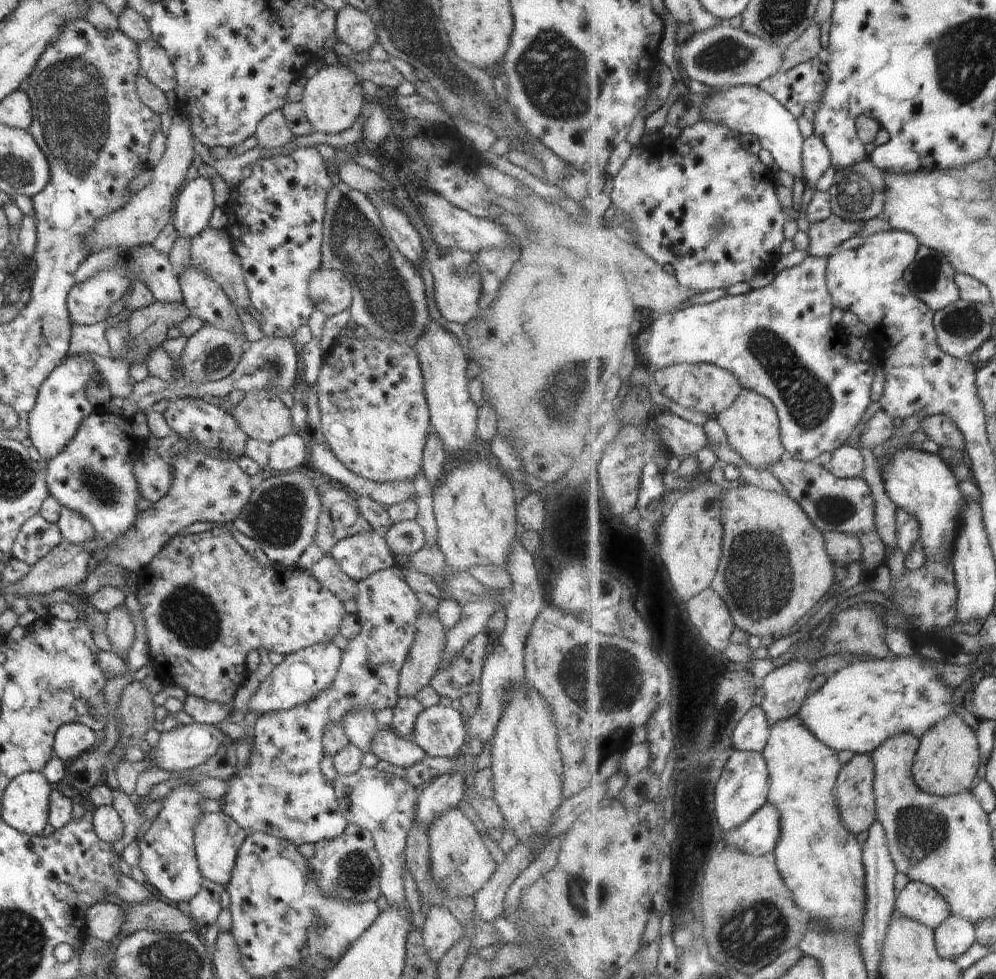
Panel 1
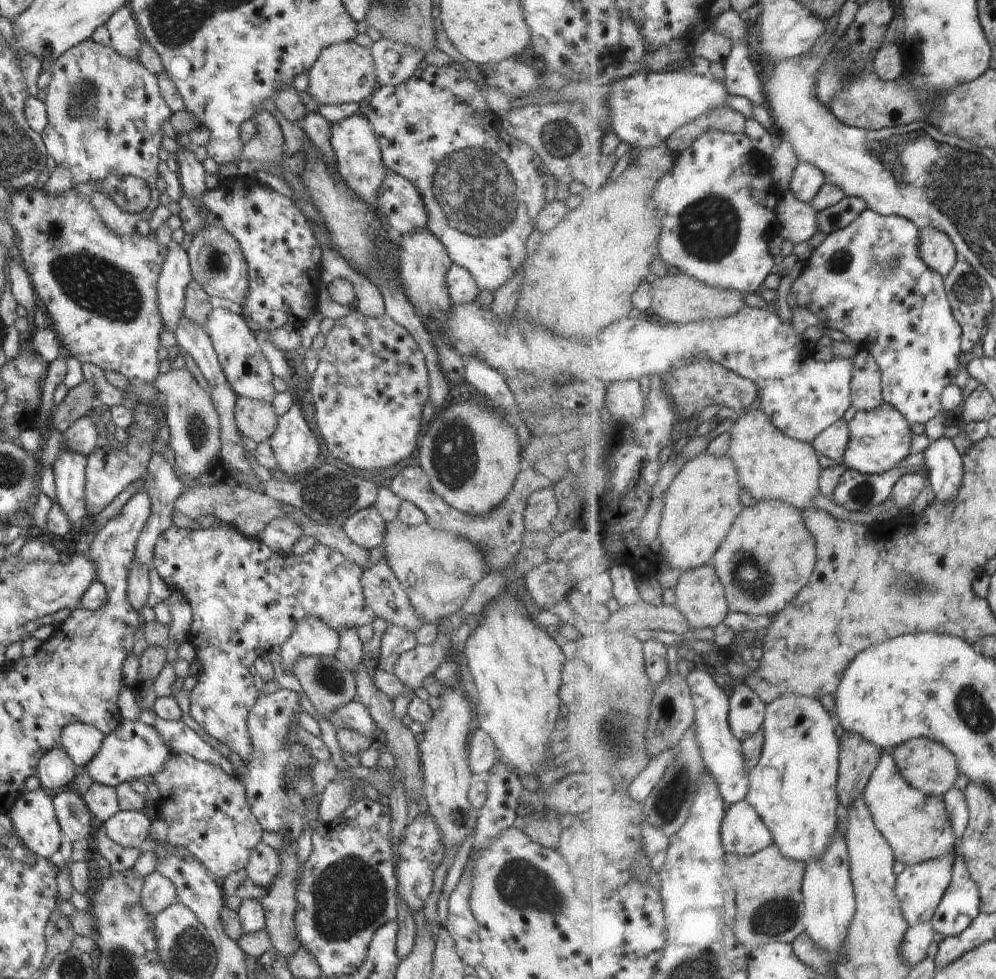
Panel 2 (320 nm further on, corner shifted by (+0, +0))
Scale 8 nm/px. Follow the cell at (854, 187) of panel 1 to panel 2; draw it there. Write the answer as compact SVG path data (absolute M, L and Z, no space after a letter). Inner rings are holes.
M846 197L840 204L819 212L819 230L832 234L850 226L866 209L869 204L860 197Z

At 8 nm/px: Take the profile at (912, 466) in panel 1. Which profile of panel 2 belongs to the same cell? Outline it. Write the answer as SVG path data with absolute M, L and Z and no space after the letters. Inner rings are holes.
M884 401L876 408L857 411L849 422L852 440L846 451L844 464L860 472L881 475L897 467L912 452L914 432L907 416L904 416L894 405Z

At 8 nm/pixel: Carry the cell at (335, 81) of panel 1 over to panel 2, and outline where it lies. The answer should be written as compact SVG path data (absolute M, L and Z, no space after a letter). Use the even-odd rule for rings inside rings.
M342 41L323 48L308 74L307 91L321 105L361 103L379 86L371 50L356 41Z

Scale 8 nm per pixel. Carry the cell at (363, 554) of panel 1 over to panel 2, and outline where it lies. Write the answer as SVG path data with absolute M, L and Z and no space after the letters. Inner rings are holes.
M372 501L365 508L358 509L351 517L348 517L341 527L352 542L371 551L382 544L385 525L385 520L375 509Z

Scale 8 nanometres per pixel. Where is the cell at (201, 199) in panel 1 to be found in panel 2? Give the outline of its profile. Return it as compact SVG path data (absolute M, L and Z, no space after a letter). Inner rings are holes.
M170 244L157 282L162 326L170 332L174 332L181 322L185 307L185 290L192 279L188 253L180 244Z

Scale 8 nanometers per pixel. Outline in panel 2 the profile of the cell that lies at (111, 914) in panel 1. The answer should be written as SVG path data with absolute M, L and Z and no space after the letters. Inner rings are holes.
M155 871L143 879L145 883L140 891L140 903L150 914L157 915L176 902L176 887L168 877L162 876L161 872Z

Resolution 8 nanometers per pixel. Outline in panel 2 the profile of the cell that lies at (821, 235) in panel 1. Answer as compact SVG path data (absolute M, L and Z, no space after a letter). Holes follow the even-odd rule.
M791 190L781 193L778 201L780 235L785 240L800 244L820 232L819 212L813 204L800 200Z

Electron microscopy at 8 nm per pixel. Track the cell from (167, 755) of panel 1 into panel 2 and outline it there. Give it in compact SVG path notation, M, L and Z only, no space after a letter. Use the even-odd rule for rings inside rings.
M123 719L119 728L105 736L102 746L82 771L88 773L94 783L117 787L122 783L130 783L135 779L149 780L163 769L166 759L172 754L163 743L159 732L152 726L138 721Z

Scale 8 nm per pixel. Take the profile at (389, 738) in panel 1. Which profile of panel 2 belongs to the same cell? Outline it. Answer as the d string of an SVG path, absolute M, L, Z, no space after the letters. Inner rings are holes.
M358 699L351 700L345 705L339 706L331 714L329 720L336 729L346 727L358 731L361 735L367 736L373 745L377 739L381 738L377 724Z

